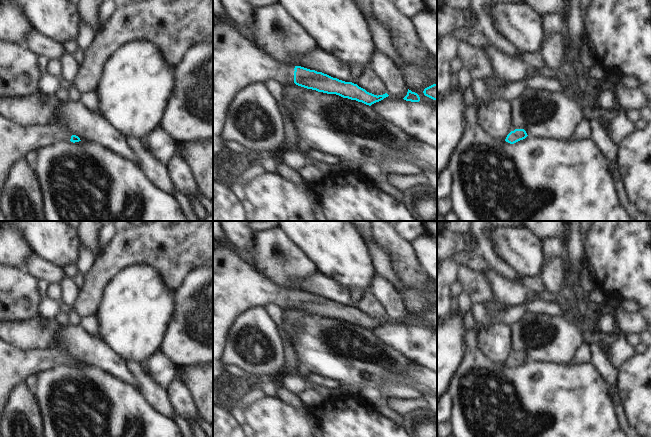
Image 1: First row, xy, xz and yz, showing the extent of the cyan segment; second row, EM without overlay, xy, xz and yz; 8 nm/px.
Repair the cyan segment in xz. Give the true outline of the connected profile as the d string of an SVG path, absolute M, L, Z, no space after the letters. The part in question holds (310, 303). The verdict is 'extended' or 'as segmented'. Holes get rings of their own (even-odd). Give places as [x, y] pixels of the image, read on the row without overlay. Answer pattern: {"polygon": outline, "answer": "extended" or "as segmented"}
{"polygon": "M216 244L213 247L213 383L223 372L226 337L236 317L268 303L282 310L294 306L307 313L336 318L369 330L389 320L387 317L377 320L352 306L280 286L265 275L253 272L227 245Z", "answer": "extended"}

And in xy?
{"polygon": "M0 339L0 417L11 391L24 383L29 375L69 364L73 367L81 365L62 349L24 351Z", "answer": "extended"}

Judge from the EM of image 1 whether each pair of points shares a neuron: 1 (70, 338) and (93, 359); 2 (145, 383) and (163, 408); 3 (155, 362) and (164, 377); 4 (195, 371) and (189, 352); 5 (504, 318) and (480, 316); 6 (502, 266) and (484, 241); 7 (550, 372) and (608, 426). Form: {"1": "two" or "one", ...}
{"1": "one", "2": "one", "3": "one", "4": "two", "5": "one", "6": "one", "7": "one"}

